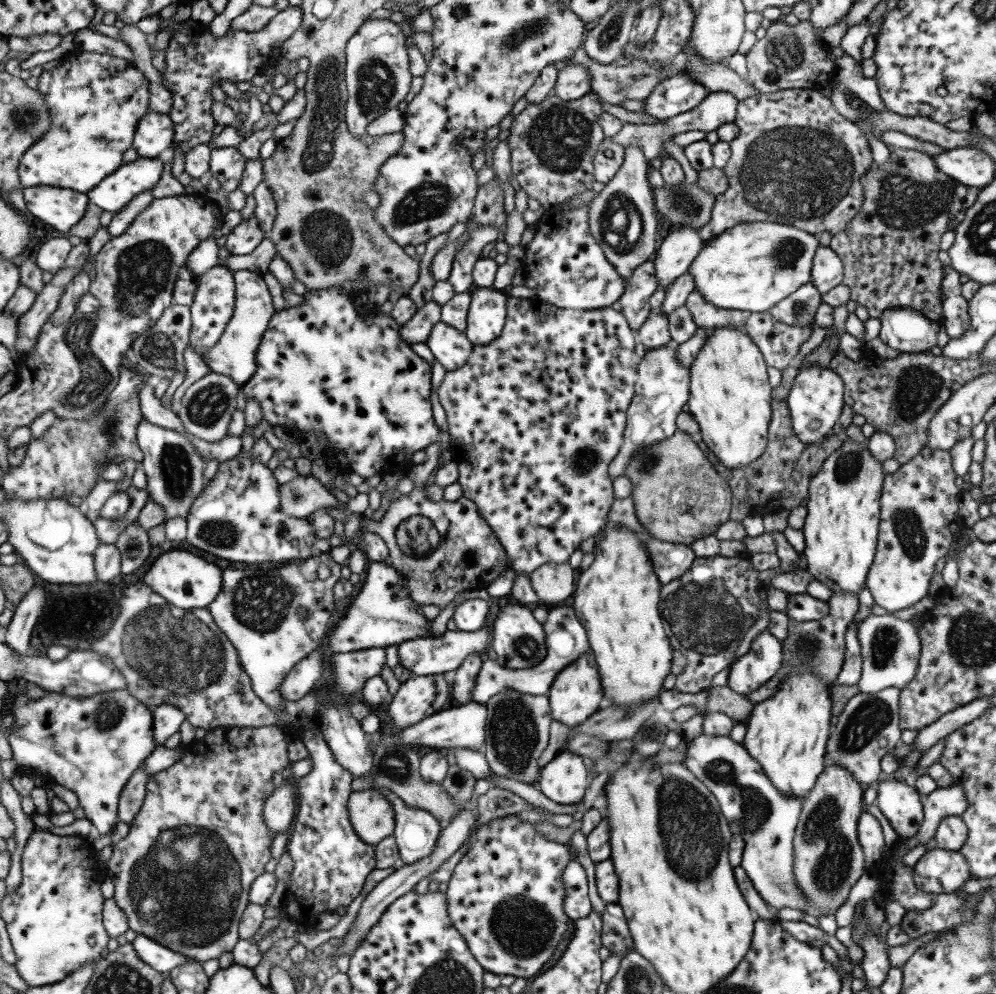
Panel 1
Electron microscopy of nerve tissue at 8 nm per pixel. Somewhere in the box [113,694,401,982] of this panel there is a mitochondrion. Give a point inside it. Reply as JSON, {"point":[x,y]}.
{"point":[187,890]}

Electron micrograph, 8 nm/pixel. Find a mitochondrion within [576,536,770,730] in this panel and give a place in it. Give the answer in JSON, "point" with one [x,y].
{"point":[703,616]}

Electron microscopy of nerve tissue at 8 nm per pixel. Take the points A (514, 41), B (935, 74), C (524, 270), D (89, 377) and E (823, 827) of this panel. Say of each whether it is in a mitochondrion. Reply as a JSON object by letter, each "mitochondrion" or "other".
{"A":"mitochondrion","B":"other","C":"other","D":"mitochondrion","E":"mitochondrion"}

